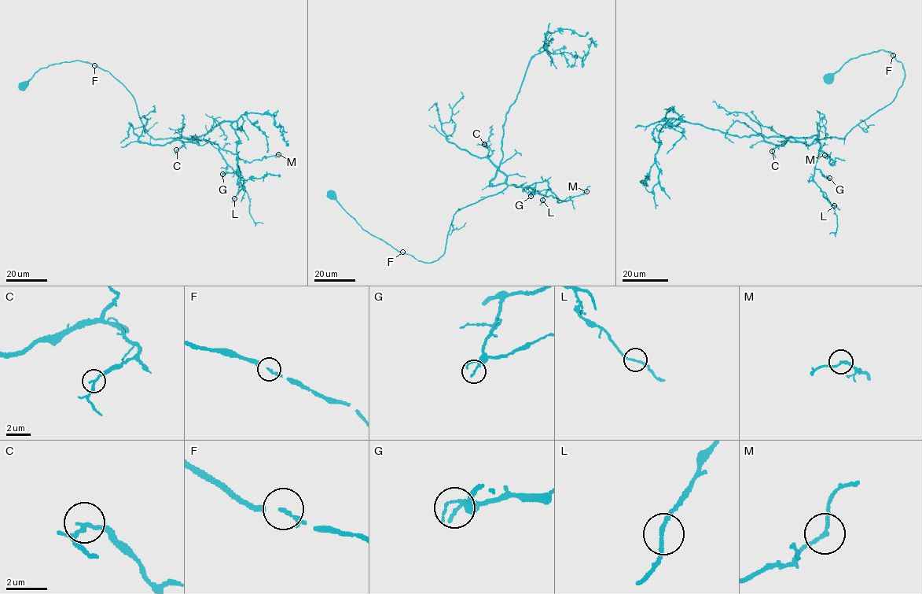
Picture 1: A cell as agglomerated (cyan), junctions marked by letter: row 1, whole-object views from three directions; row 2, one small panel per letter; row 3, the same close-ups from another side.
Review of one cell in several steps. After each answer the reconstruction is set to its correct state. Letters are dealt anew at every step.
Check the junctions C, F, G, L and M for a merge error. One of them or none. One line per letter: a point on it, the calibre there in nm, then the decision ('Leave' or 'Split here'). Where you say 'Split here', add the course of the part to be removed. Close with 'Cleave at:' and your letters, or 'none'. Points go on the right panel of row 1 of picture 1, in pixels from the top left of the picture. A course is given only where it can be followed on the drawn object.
C: Place: (772, 151). Thickness 180 nm. Leave
F: Place: (893, 55). Thickness 140 nm. Leave
G: Place: (829, 178). Thickness 130 nm. Leave
L: Place: (834, 205). Thickness 180 nm. Leave
M: Place: (824, 155). Thickness 170 nm. Leave
Cleave at: none

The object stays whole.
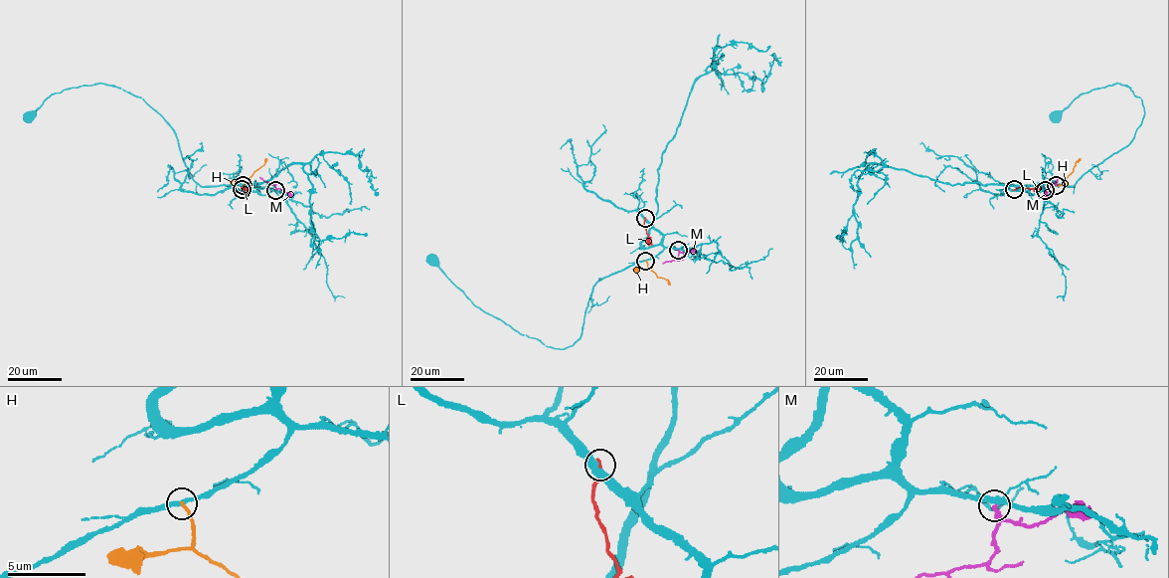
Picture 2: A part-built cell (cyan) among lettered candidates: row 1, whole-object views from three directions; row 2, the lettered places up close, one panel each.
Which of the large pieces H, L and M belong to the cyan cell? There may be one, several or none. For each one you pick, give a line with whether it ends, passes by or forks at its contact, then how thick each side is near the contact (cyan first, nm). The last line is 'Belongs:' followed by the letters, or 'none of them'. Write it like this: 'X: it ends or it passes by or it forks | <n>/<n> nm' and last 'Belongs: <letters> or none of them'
Belongs: none of them

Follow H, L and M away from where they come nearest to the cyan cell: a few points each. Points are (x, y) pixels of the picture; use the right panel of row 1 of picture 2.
H: (1056, 185), (1063, 184), (1080, 158)
L: (1014, 189), (1041, 187)
M: (1045, 190), (1060, 177)

